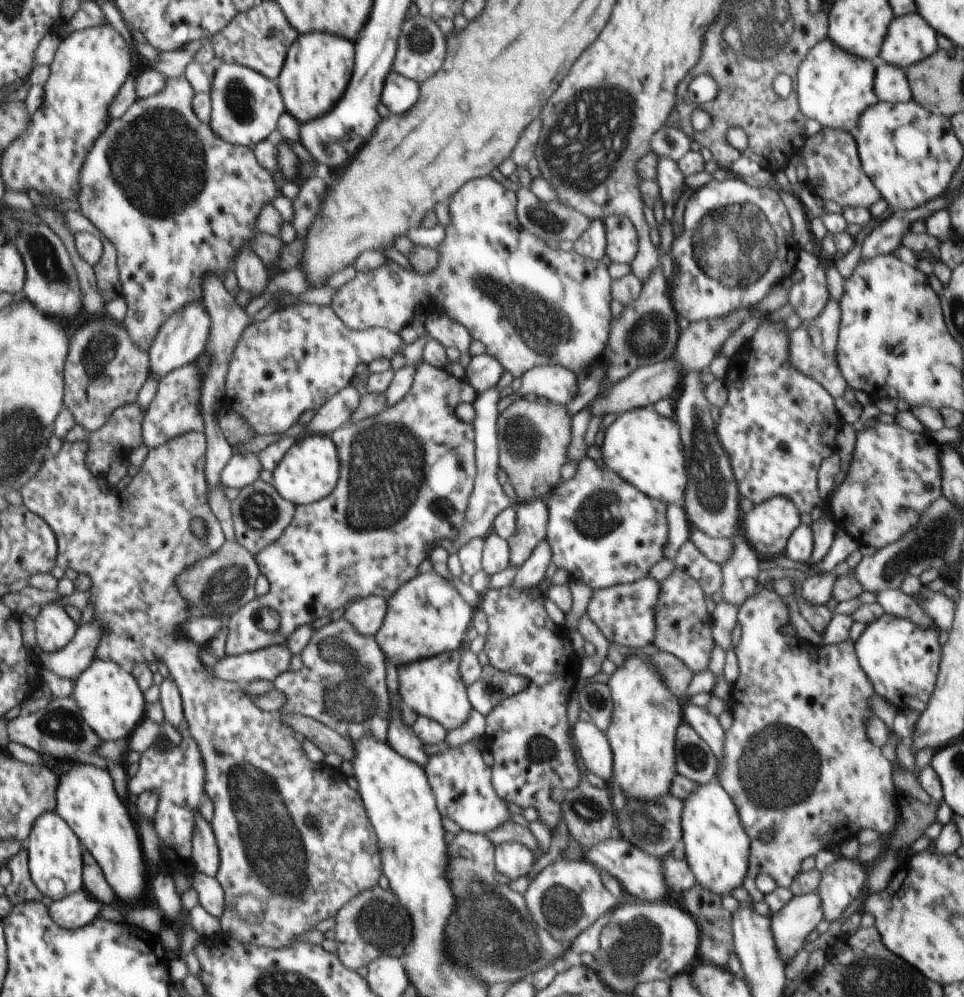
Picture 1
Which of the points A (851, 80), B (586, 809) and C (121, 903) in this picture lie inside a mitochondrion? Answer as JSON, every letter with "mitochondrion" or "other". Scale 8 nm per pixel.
{"A":"other","B":"mitochondrion","C":"other"}

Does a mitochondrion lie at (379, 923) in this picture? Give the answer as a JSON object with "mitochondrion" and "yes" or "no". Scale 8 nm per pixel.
{"mitochondrion":"yes"}

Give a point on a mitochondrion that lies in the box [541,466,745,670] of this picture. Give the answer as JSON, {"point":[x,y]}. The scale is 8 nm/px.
{"point":[599,514]}

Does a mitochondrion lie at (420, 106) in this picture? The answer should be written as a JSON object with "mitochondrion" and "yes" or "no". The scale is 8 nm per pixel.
{"mitochondrion":"no"}

